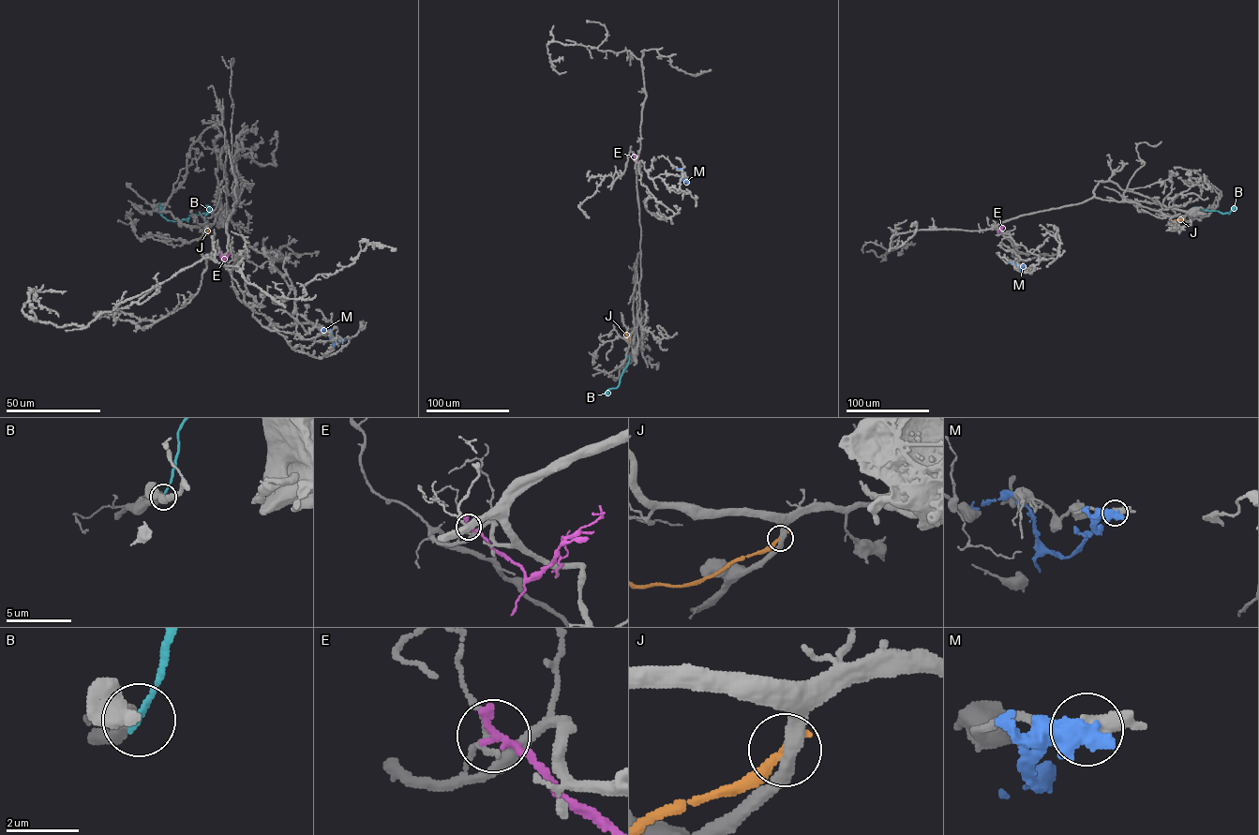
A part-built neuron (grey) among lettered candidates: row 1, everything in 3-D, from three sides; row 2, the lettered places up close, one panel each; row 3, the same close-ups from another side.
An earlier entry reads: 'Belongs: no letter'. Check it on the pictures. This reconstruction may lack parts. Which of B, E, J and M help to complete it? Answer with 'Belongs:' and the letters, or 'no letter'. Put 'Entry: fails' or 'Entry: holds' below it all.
Belongs: no letter
Entry: holds

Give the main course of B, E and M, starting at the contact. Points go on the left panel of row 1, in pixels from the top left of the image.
B: (203, 225), (210, 212), (208, 205), (206, 213), (178, 222), (166, 219), (157, 204)
E: (219, 252), (223, 260), (231, 250)
M: (344, 339), (334, 346), (337, 337), (330, 337), (329, 329), (319, 330)

